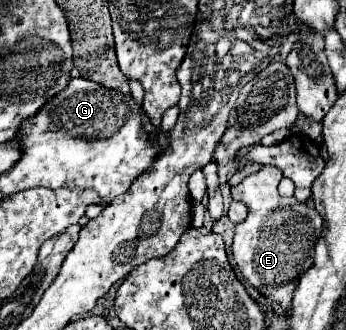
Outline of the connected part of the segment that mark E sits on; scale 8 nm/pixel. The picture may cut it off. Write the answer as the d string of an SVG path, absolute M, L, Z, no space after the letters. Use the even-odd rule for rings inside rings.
M266 165L262 171L232 187L232 199L248 207L248 217L244 223L236 225L232 251L244 279L274 305L276 313L280 313L280 309L286 313L298 279L314 263L314 243L320 239L324 223L318 211L310 209L306 203L298 203L294 197L282 197L278 193L280 179L282 171Z

